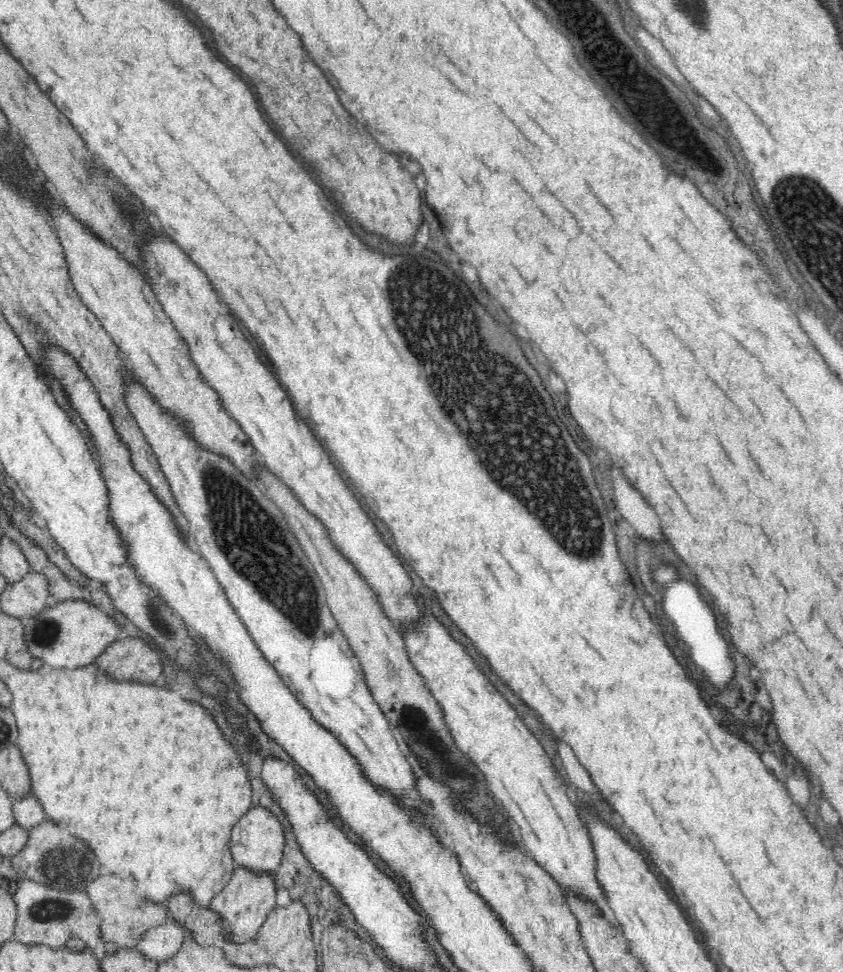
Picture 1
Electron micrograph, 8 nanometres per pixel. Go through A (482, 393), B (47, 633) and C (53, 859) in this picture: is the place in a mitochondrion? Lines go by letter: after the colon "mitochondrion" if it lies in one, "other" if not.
A: mitochondrion
B: mitochondrion
C: mitochondrion

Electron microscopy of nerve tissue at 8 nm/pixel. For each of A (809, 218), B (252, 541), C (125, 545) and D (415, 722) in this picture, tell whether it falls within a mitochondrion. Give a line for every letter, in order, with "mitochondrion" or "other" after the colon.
A: mitochondrion
B: mitochondrion
C: other
D: mitochondrion

